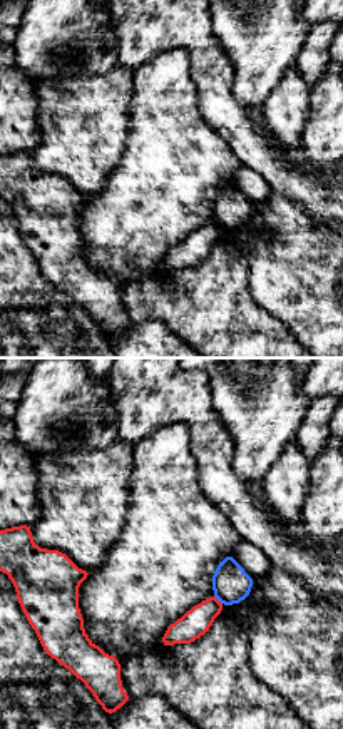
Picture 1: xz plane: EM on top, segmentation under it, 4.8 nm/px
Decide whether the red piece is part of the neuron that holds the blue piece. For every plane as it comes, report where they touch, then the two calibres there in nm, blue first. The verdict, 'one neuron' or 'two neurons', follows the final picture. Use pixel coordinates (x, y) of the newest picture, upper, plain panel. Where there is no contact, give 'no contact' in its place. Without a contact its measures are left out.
meets blue at (218, 224); 180 nm thick on the blue side, 140 nm on the other

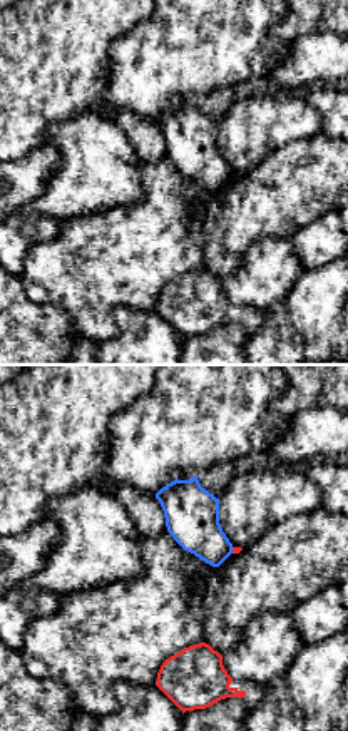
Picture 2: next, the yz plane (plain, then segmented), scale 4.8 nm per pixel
meets blue at (231, 176); 260 nm thick on the blue side, 30 nm on the other

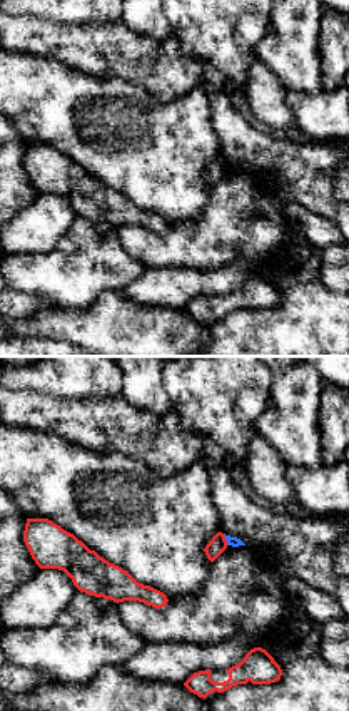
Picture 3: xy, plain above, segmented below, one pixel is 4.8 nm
meets blue at (226, 164); 50 nm thick on the blue side, 80 nm on the other

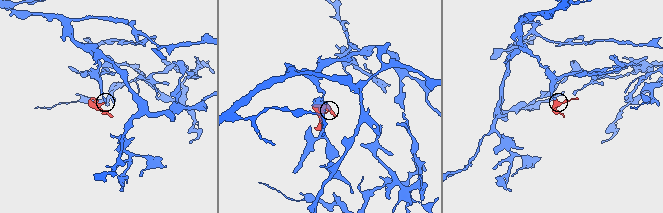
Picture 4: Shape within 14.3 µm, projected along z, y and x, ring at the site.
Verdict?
two neurons

